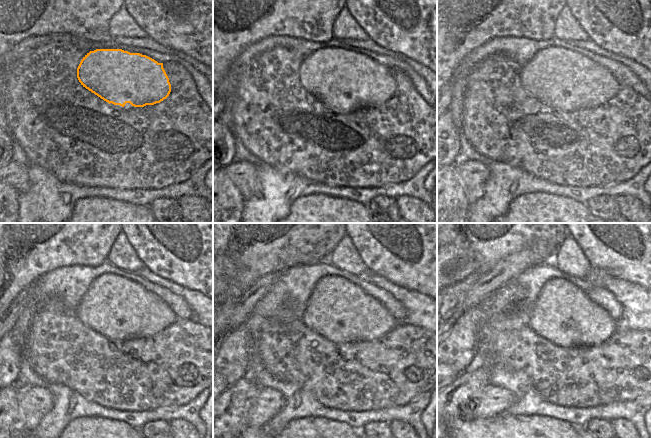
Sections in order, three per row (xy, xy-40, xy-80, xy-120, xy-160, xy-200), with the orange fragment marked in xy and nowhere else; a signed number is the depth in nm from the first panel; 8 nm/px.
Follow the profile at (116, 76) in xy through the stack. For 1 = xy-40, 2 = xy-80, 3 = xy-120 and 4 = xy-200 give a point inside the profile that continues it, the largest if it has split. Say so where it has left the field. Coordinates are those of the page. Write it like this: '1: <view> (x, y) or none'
1: xy-40 (331, 75)
2: xy-80 (554, 75)
3: xy-120 (111, 304)
4: xy-200 (560, 307)

